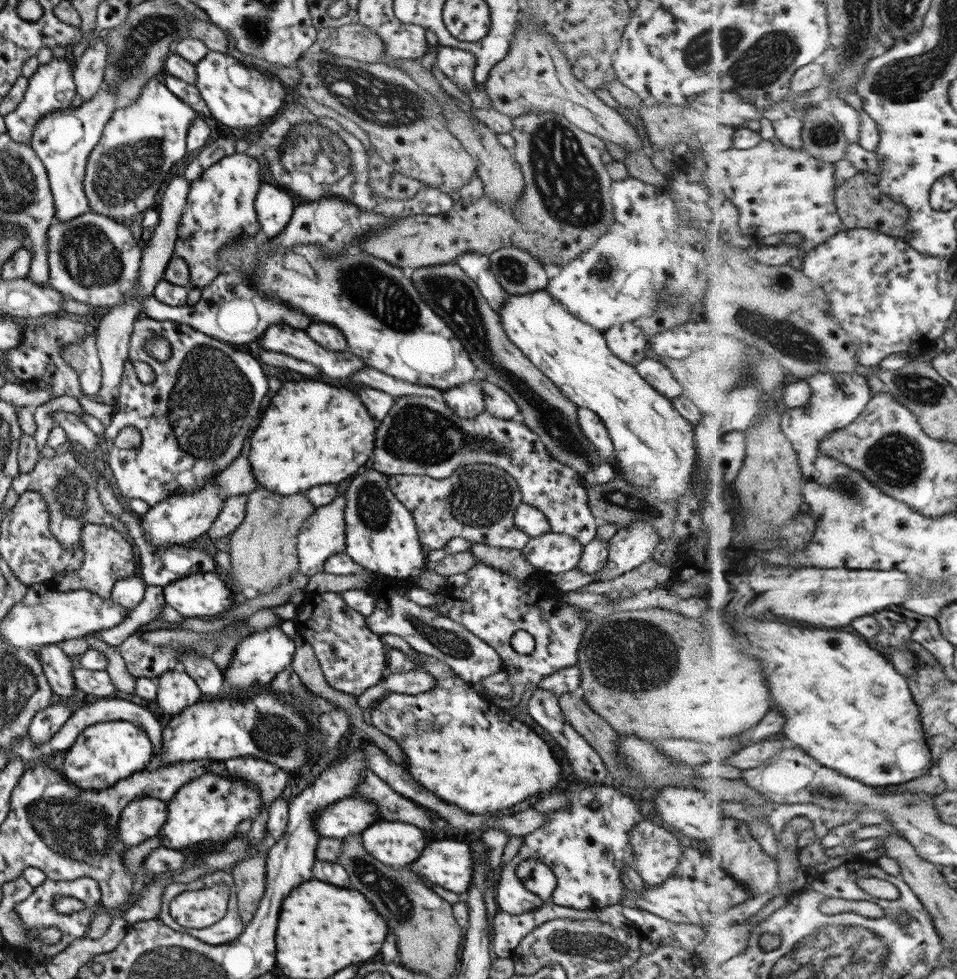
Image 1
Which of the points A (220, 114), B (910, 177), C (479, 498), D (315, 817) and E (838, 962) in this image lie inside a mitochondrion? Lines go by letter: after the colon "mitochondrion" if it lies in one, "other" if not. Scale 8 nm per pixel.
A: other
B: other
C: mitochondrion
D: other
E: mitochondrion

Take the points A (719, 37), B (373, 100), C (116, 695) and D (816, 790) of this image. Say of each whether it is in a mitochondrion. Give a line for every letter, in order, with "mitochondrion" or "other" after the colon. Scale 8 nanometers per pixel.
A: mitochondrion
B: mitochondrion
C: other
D: mitochondrion

